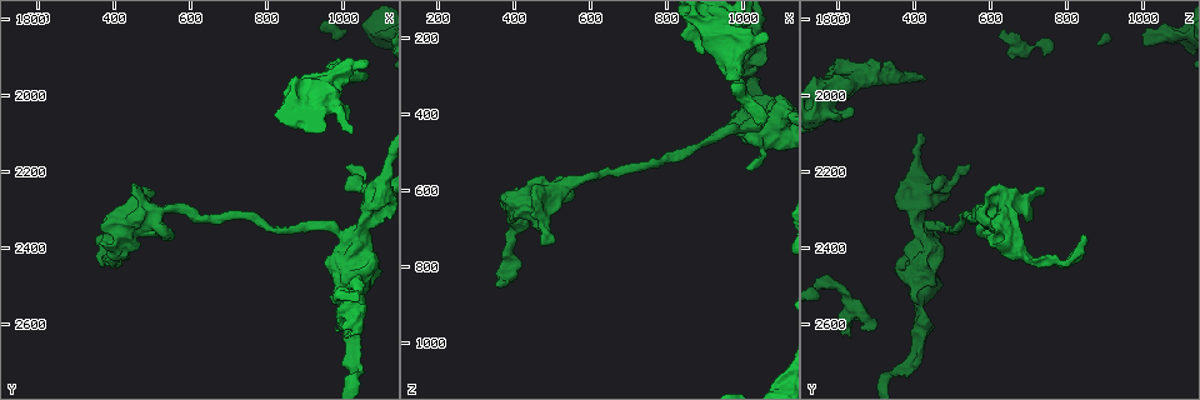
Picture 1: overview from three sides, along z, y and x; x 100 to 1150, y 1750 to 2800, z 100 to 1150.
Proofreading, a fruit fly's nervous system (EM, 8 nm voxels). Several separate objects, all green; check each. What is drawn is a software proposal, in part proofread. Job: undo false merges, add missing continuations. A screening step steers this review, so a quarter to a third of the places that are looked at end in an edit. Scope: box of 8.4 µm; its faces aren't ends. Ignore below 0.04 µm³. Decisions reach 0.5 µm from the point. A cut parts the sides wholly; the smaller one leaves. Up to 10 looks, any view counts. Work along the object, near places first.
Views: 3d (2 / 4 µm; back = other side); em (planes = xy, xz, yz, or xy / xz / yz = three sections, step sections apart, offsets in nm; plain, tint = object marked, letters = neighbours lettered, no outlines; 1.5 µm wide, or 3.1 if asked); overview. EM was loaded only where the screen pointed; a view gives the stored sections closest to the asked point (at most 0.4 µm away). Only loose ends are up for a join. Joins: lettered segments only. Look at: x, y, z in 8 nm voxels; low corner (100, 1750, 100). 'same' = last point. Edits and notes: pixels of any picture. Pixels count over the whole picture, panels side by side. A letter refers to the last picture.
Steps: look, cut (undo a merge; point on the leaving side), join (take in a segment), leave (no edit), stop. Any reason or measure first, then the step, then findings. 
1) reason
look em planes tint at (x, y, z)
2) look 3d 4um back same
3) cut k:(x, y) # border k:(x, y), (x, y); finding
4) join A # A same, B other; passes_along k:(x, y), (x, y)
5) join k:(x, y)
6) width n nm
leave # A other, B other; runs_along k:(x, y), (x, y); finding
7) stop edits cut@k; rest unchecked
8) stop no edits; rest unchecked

an open end
look 3d 4um at (1055, 1965, 425)

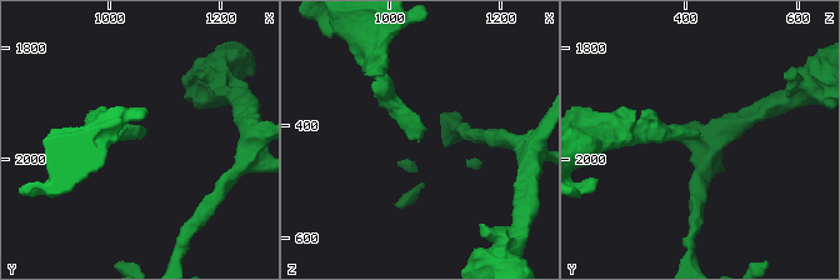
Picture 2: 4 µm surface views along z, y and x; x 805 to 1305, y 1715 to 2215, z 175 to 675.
look em planes letters at (1055, 1965, 425)

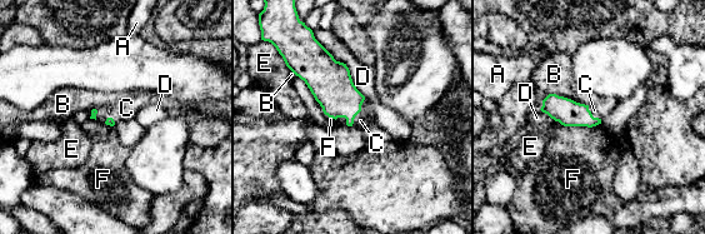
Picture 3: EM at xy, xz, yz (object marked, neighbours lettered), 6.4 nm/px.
join C # A other, B other, C same, D other, E other, F other; passes_along 3:(331, 85), (358, 113), (360, 120); it goes on there

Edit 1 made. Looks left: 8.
stops while still wide
look em planes letters at (1065, 1925, 190)

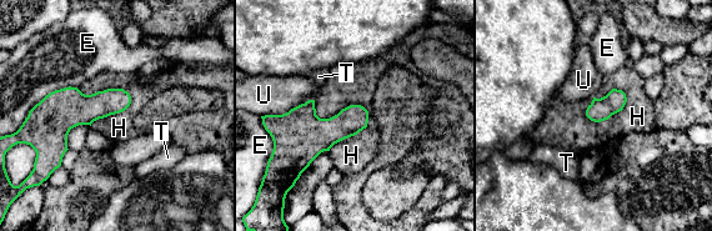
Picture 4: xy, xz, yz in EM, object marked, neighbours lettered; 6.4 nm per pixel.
leave # E other, H other, T other, U other; border 4:(78, 89), (124, 89), (131, 103); none of them fits

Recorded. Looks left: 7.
branch stops here
look em planes plain at (1015, 2635, 240)

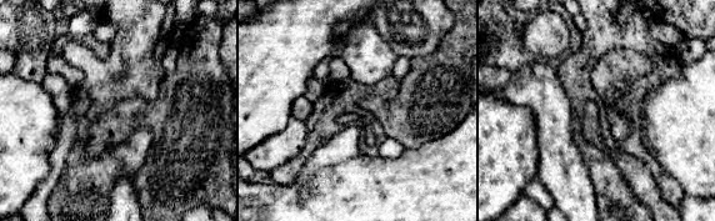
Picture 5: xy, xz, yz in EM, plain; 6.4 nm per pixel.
look em planes letters same

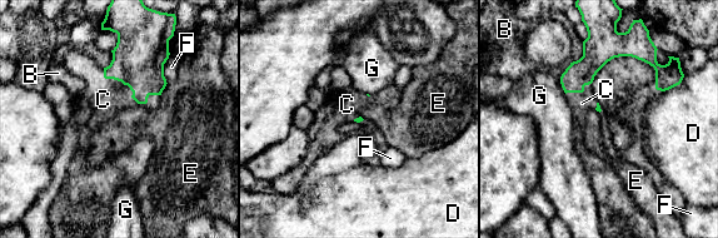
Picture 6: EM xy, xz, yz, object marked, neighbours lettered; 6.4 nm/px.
join C # B other, C same, D other, E other, F other, G other; it goes on there

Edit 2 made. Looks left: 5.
tapers out
look 3d 4um at (355, 2375, 850)

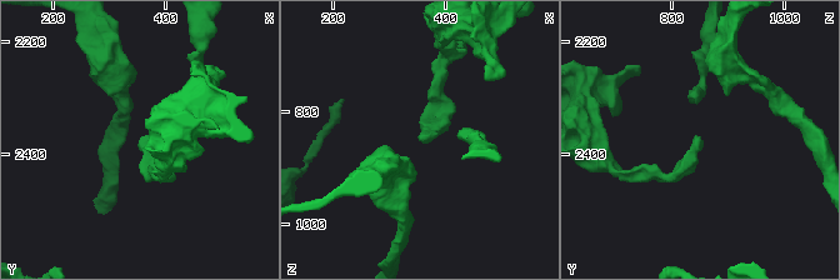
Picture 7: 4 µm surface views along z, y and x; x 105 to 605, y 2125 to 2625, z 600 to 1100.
now the EM
look em planes letters at (355, 2370, 850)

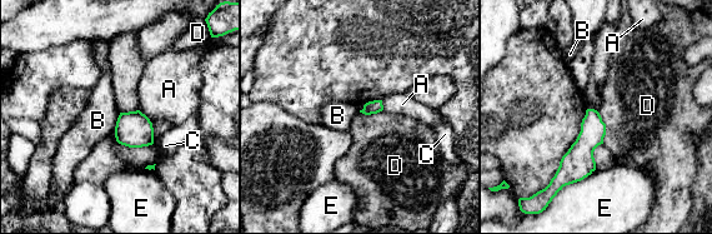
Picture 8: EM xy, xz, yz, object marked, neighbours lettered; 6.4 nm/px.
leave # A other, B other, C other, D other, E other; border 8:(596, 110), (605, 124), (603, 143); no lettered segment goes on from it

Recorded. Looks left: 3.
stop edits join@3, join@6; rest unchecked

